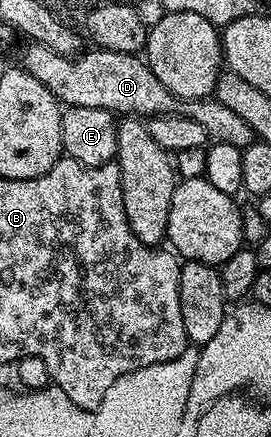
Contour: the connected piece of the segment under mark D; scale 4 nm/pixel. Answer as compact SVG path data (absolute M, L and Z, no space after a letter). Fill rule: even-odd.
M30 42L22 54L21 69L27 70L52 96L58 98L63 107L79 106L80 108L104 108L111 110L115 116L141 116L151 118L157 114L183 114L196 124L201 124L207 139L224 144L250 146L255 136L246 121L236 116L229 108L224 108L218 99L208 98L178 98L152 72L145 57L138 54L125 54L97 48L87 49L73 58L60 56L60 52L52 52L52 48L44 48L38 42Z

